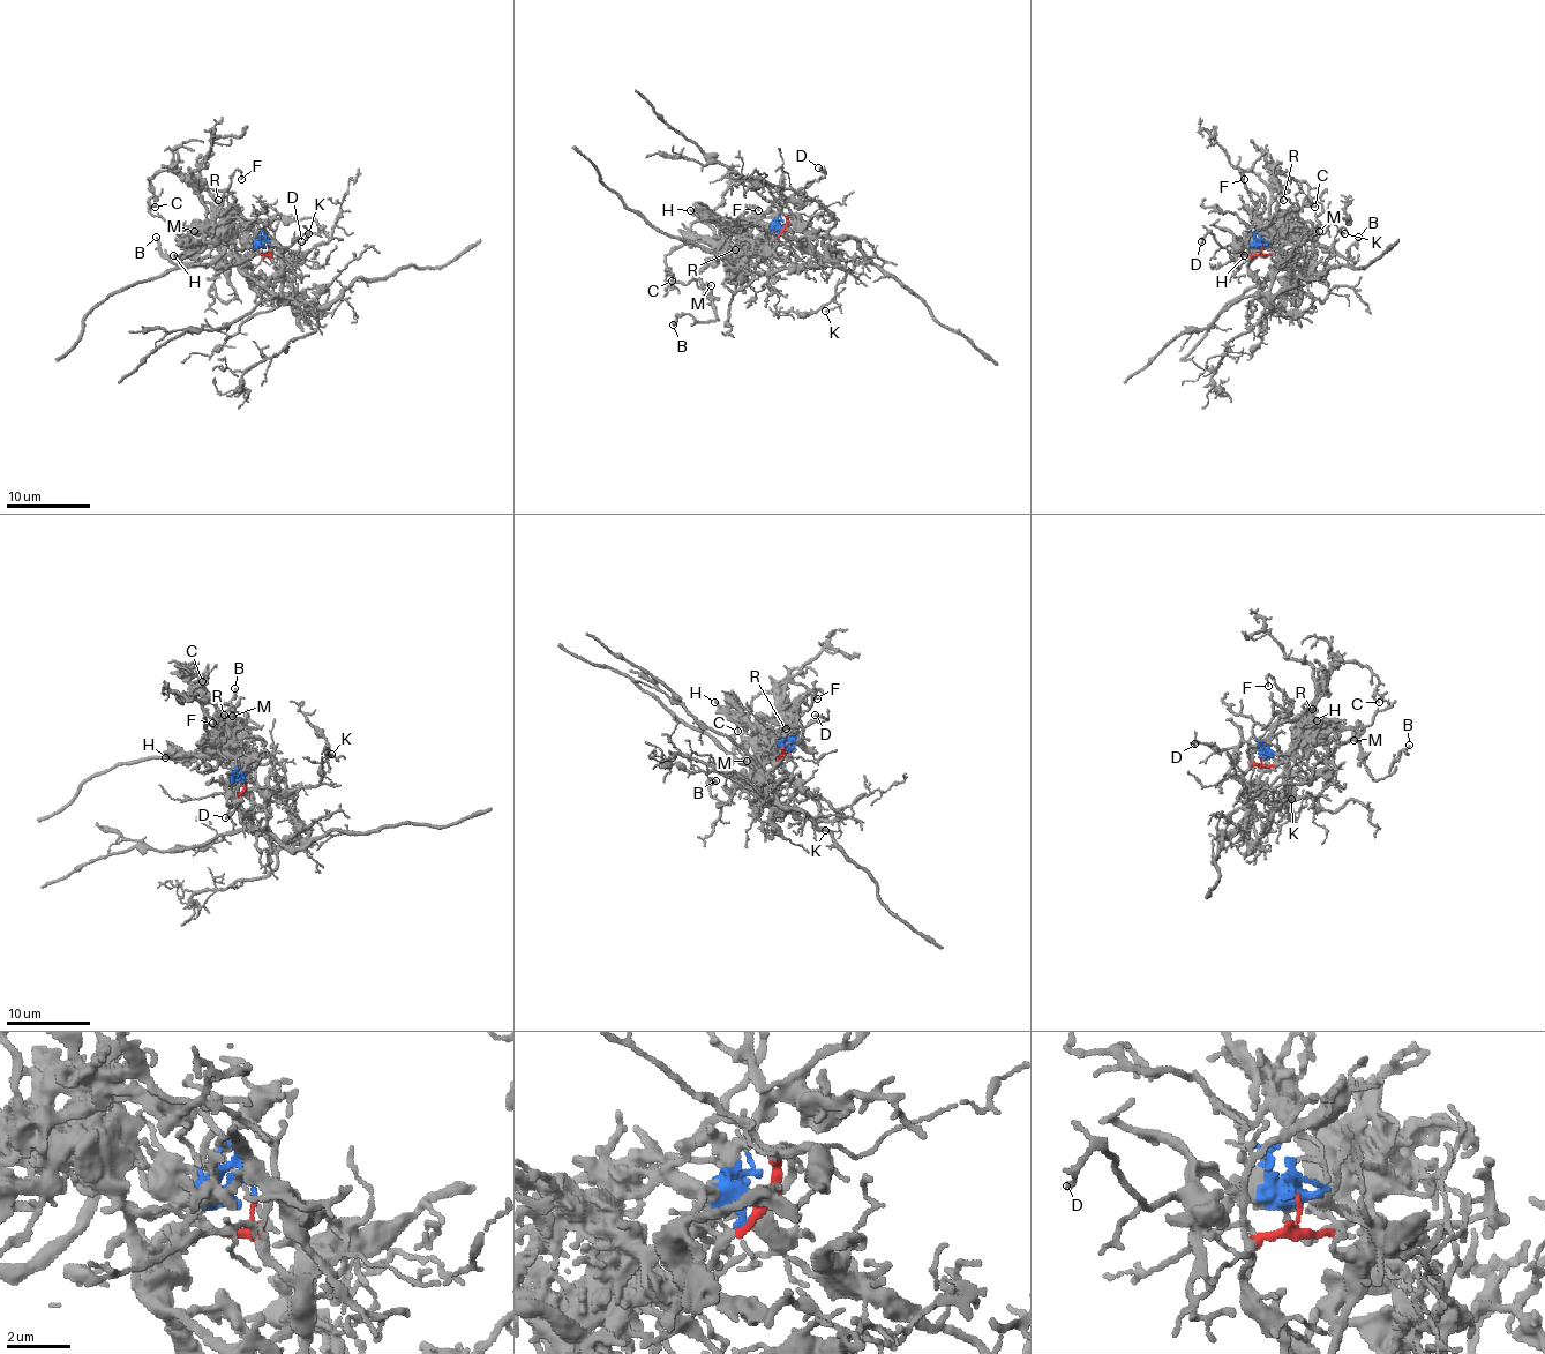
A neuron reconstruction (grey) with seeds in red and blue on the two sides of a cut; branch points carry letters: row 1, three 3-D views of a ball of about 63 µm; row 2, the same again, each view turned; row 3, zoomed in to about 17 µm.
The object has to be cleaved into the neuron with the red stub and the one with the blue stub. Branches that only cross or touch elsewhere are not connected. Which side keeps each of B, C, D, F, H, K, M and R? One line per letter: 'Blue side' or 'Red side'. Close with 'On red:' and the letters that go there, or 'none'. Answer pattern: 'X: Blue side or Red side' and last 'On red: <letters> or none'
B: Blue side
C: Blue side
D: Blue side
F: Blue side
H: Blue side
K: Red side
M: Blue side
R: Blue side
On red: K

